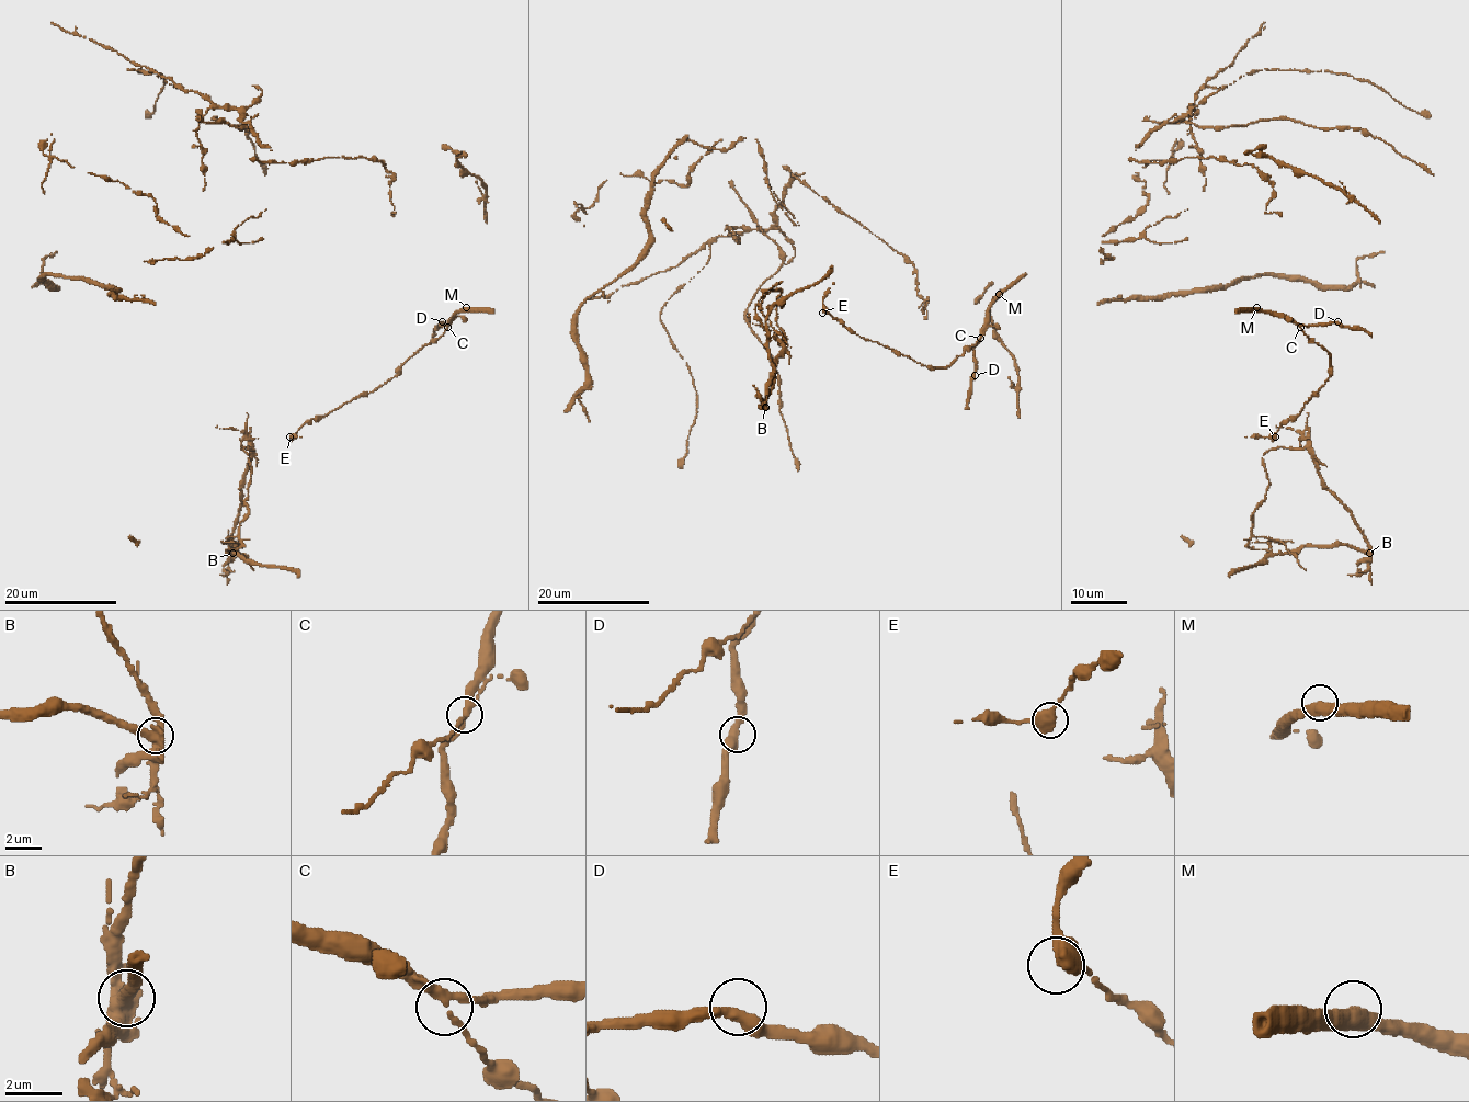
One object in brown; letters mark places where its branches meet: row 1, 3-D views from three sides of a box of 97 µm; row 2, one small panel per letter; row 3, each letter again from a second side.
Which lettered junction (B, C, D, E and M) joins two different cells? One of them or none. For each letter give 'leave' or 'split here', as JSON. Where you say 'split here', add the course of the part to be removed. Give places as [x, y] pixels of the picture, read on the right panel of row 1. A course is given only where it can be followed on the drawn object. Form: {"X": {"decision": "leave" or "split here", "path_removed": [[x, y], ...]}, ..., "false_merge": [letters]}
{"B": {"decision": "split here", "path_removed": [[1368, 554], [1313, 456], [1306, 449], [1272, 449], [1262, 457], [1268, 486], [1252, 535], [1278, 540], [1306, 570]]}, "C": {"decision": "leave"}, "D": {"decision": "leave"}, "E": {"decision": "leave"}, "M": {"decision": "leave"}, "false_merge": ["B"]}

